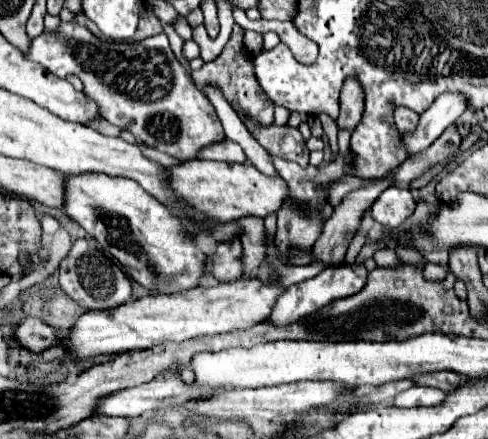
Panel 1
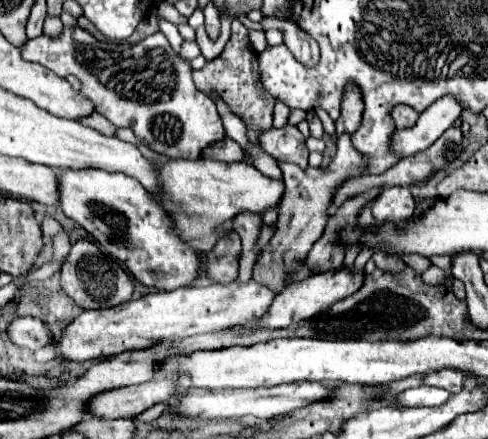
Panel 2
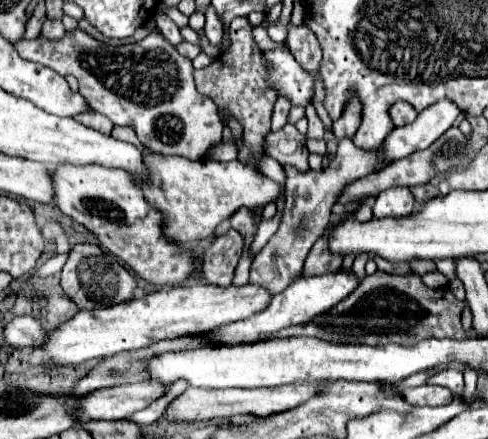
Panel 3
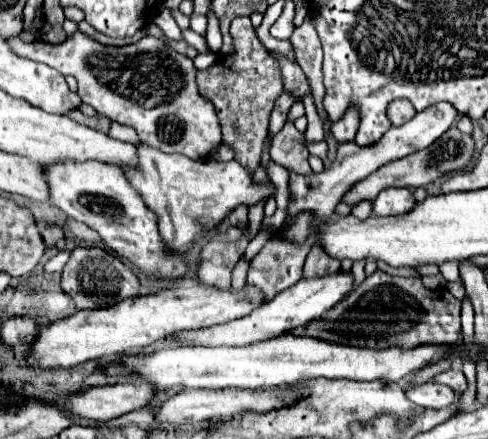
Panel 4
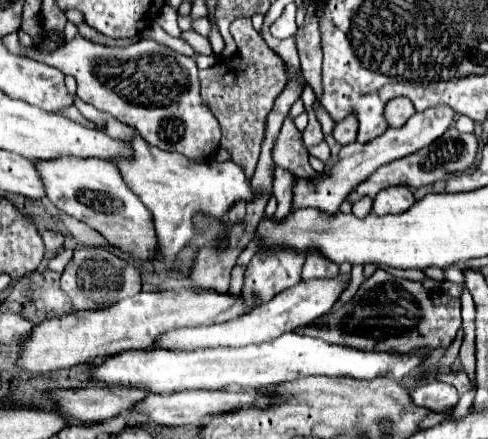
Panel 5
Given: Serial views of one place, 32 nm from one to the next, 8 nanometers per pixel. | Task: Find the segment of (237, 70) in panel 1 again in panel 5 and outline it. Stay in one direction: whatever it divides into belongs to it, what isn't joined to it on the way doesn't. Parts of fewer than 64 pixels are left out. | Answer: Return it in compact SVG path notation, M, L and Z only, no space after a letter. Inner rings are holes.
M238 18L230 26L230 34L234 36L238 44L238 58L234 62L222 62L210 68L208 76L206 72L200 72L202 80L202 100L212 110L216 120L222 128L222 140L220 146L228 150L230 160L236 162L246 178L250 180L258 162L260 154L260 142L264 138L264 124L266 116L274 106L276 96L284 89L287 83L287 75L282 58L270 49L268 45L262 44L262 36L256 34L250 18ZM222 66L222 68L220 68ZM228 68L228 70L226 70ZM234 68L242 68L242 74L234 74ZM214 74L214 76L210 76Z

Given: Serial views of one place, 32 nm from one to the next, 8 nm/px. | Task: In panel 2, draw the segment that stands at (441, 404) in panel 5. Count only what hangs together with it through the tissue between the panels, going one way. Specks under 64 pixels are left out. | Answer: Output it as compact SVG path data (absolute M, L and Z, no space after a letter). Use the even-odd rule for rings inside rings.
M426 384L398 394L398 402L402 406L440 406L440 404L446 404L448 398L450 398L448 390L436 388L436 386L426 386Z

